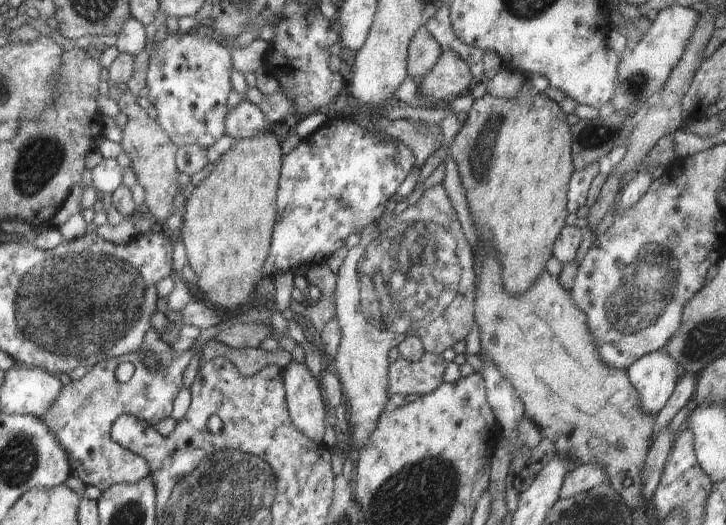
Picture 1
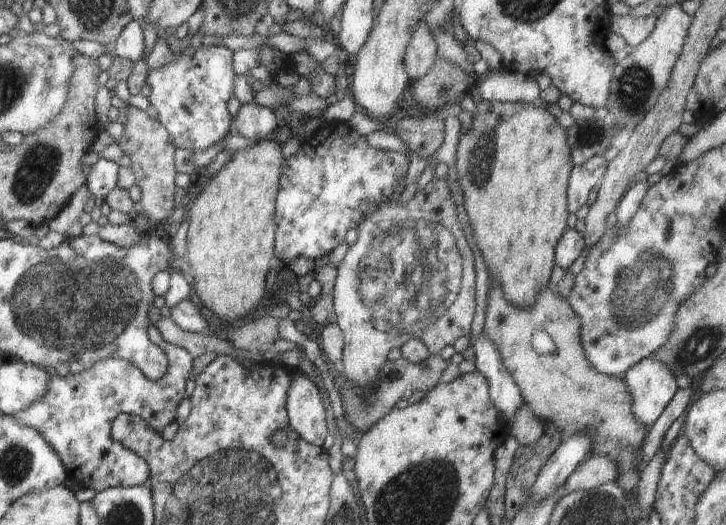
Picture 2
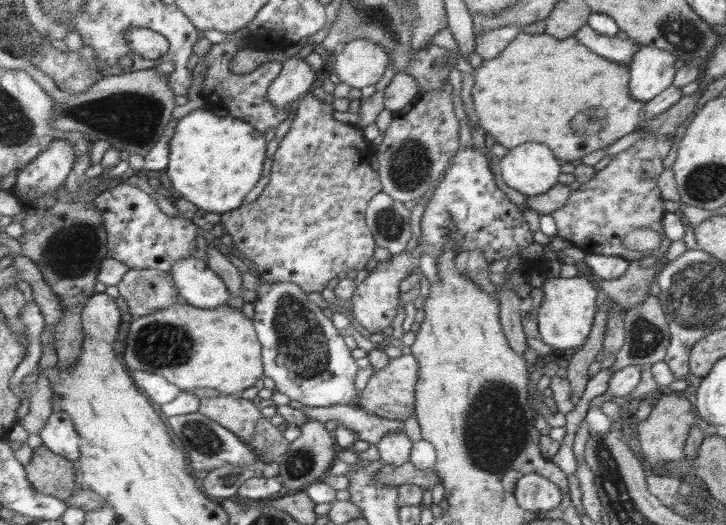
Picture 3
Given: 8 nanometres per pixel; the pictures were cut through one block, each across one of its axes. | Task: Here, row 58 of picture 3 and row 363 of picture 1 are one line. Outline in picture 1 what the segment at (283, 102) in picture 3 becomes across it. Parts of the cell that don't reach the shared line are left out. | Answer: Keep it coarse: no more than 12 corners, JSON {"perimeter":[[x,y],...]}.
{"perimeter":[[305,364],[282,369],[287,412],[298,432],[323,444],[327,415]]}

